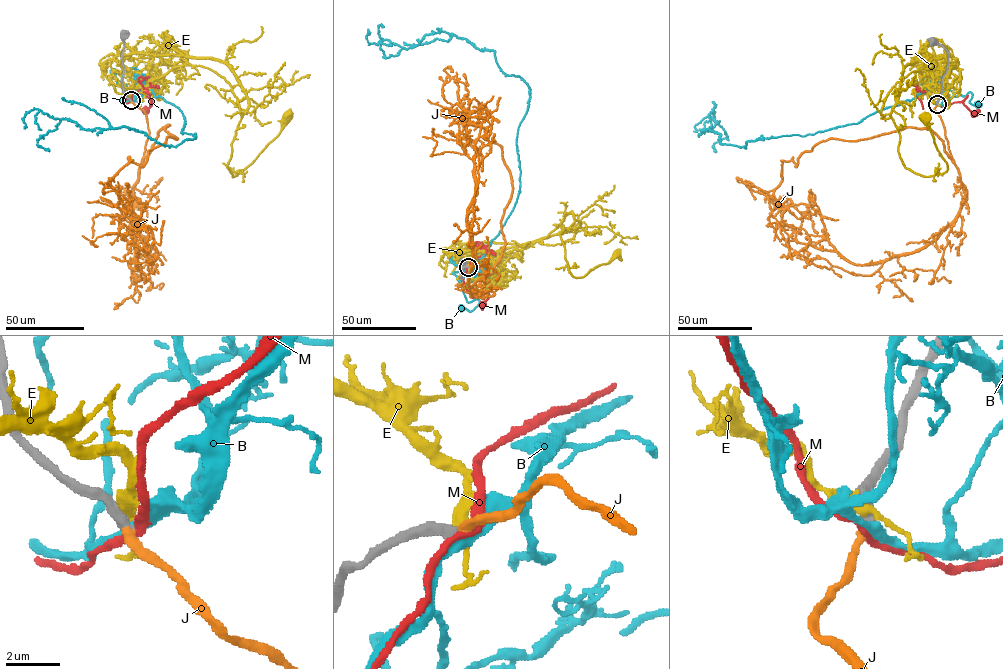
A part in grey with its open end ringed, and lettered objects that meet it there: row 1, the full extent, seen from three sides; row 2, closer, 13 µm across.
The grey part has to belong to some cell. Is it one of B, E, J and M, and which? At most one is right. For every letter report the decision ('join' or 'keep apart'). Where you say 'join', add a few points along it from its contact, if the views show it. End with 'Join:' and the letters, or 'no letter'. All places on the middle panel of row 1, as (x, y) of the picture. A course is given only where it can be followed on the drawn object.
B: keep apart
E: keep apart
J: join; course (468, 267), (486, 275), (471, 295), (467, 214), (476, 150), (466, 139), (464, 73)
M: keep apart
Join: J

